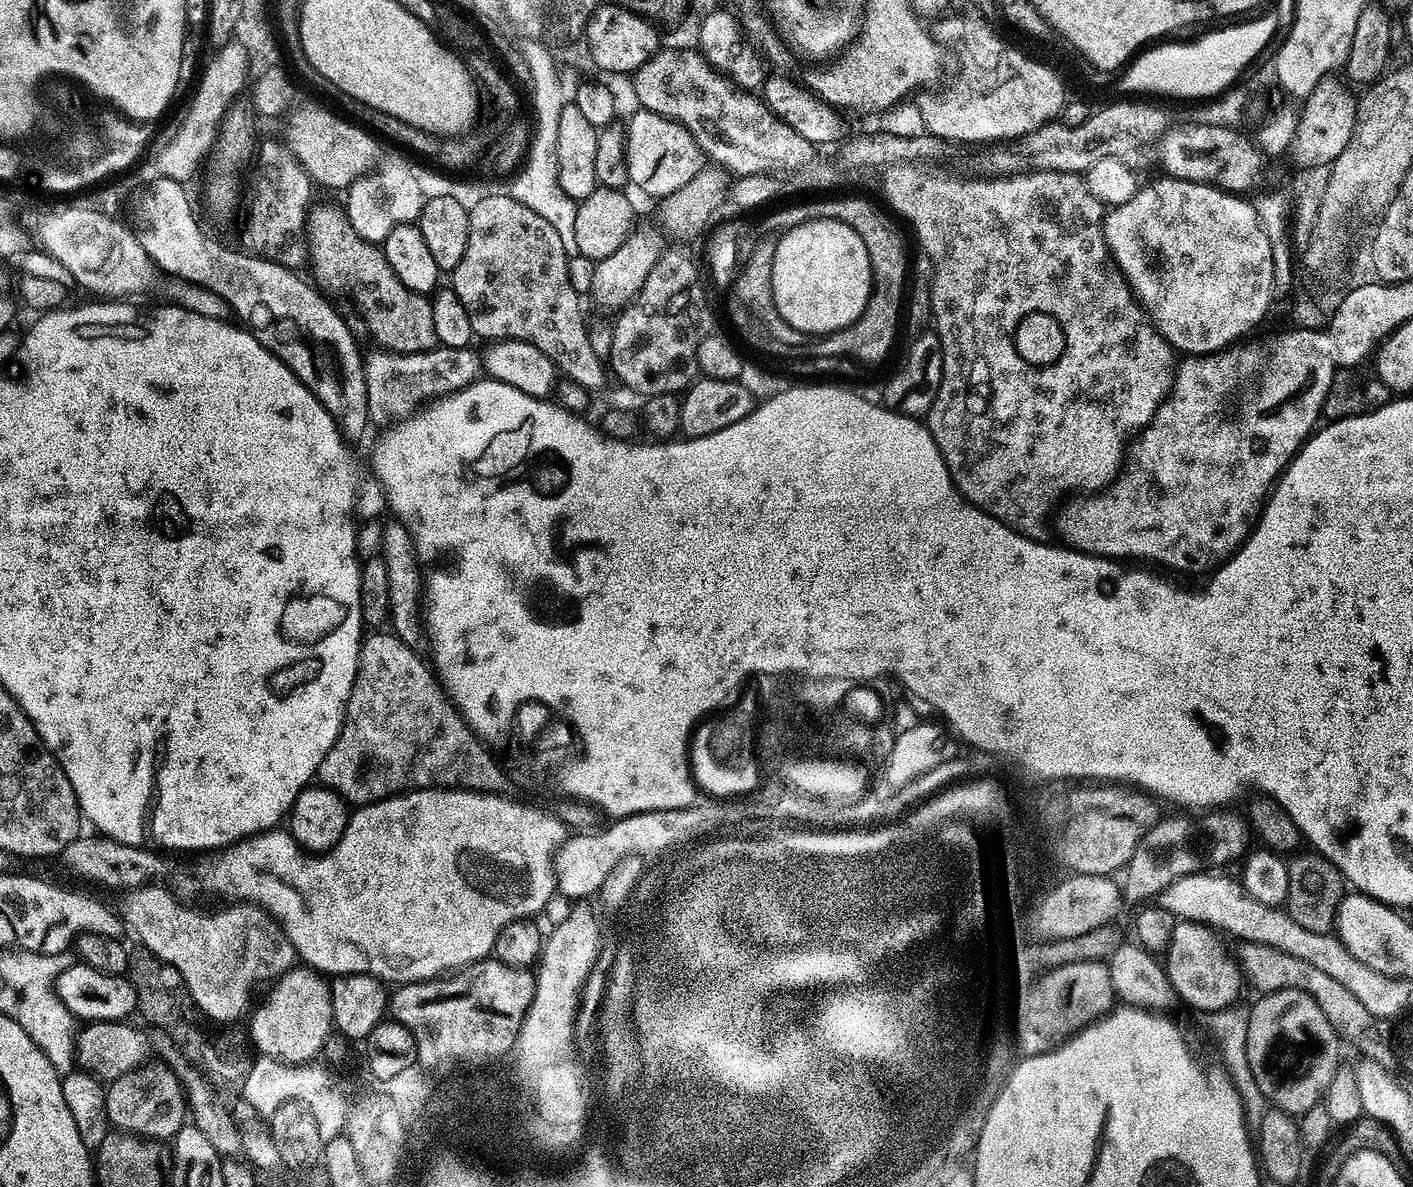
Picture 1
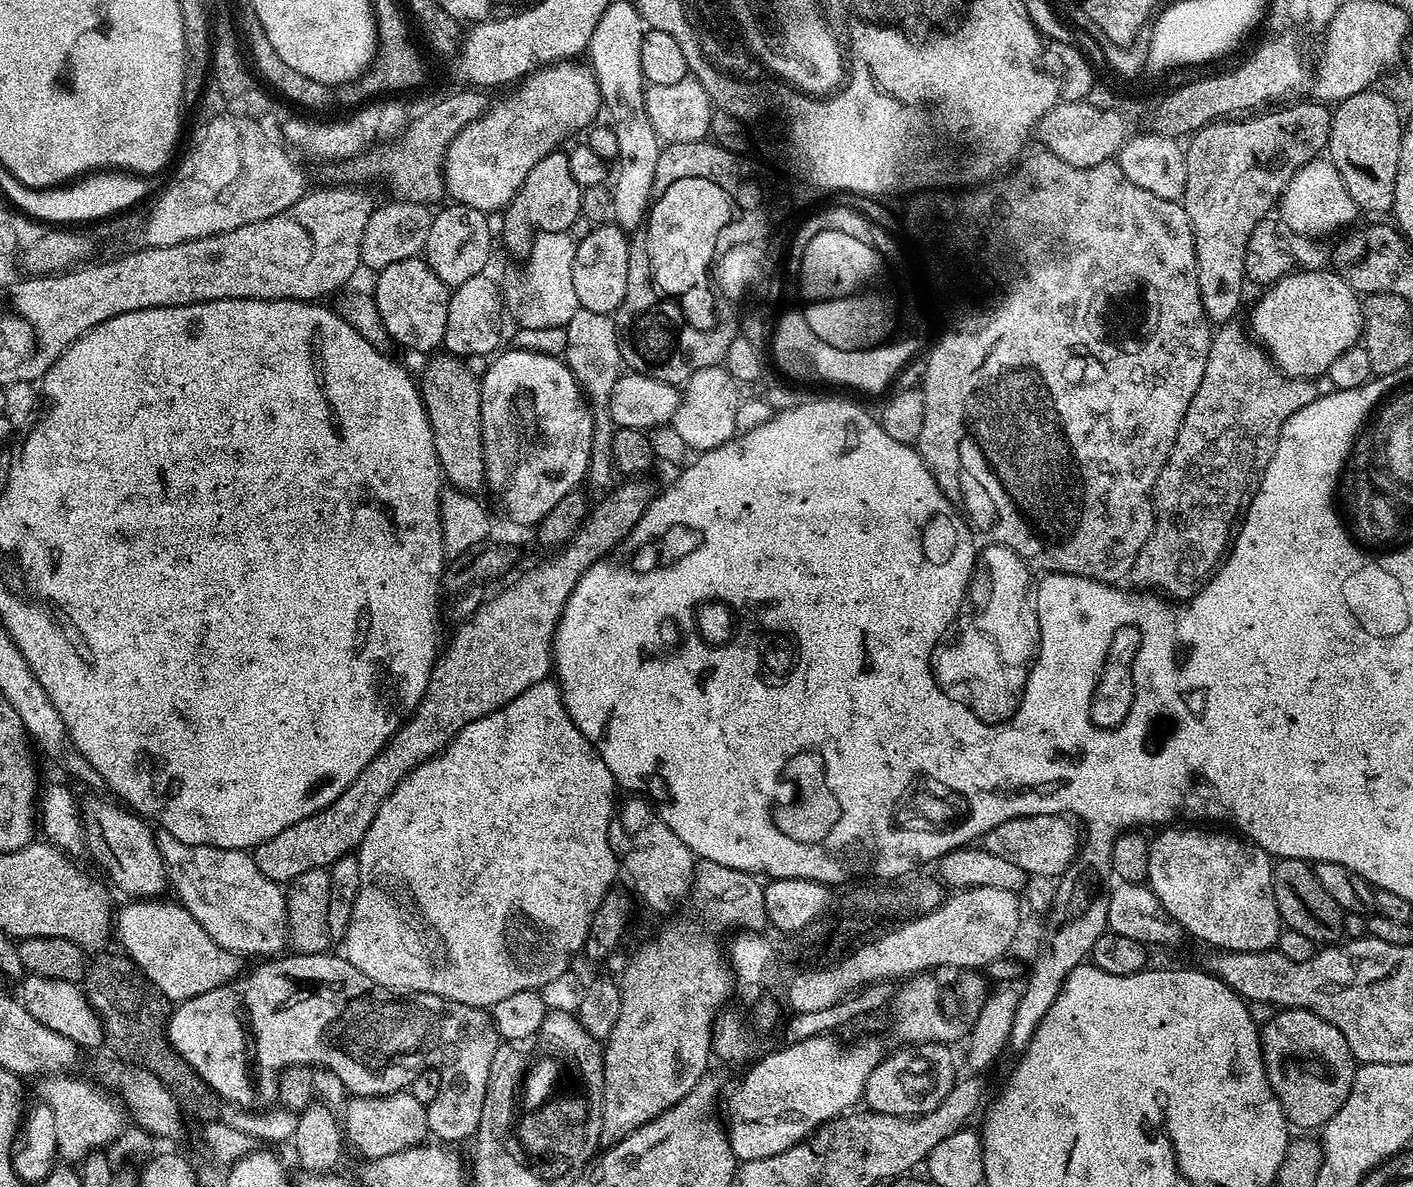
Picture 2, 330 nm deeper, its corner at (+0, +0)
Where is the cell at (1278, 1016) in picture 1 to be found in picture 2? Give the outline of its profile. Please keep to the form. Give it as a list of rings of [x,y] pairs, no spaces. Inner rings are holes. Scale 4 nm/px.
[[[1285,1008],[1262,1025],[1260,1049],[1268,1081],[1289,1125],[1293,1129],[1323,1129],[1324,1123],[1346,1102],[1358,1067],[1338,1026],[1330,1026],[1330,1022],[1310,1010]]]

